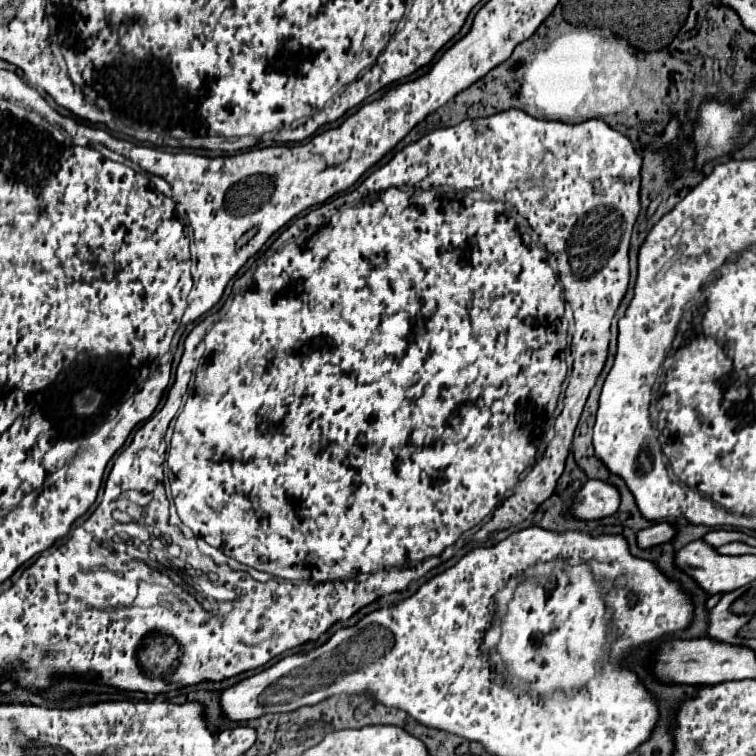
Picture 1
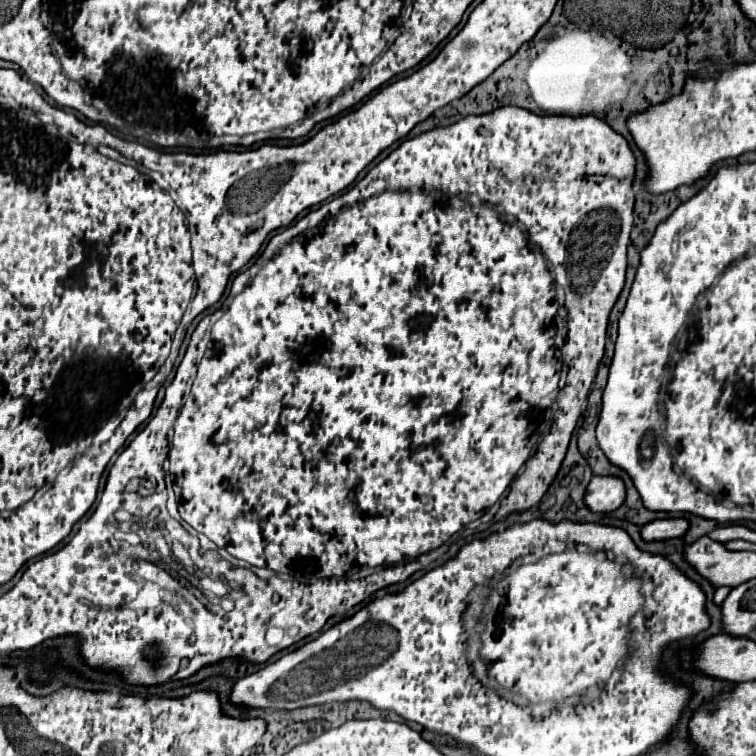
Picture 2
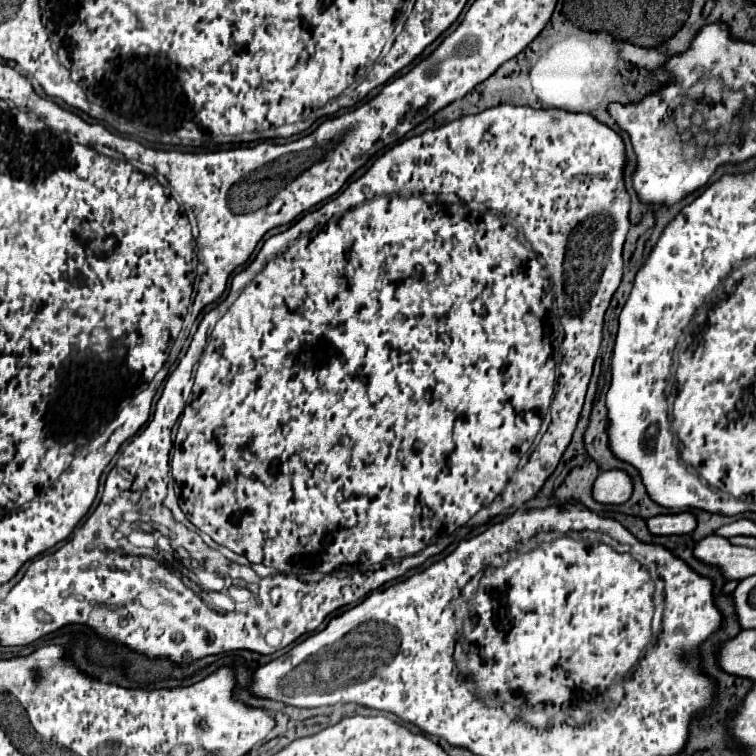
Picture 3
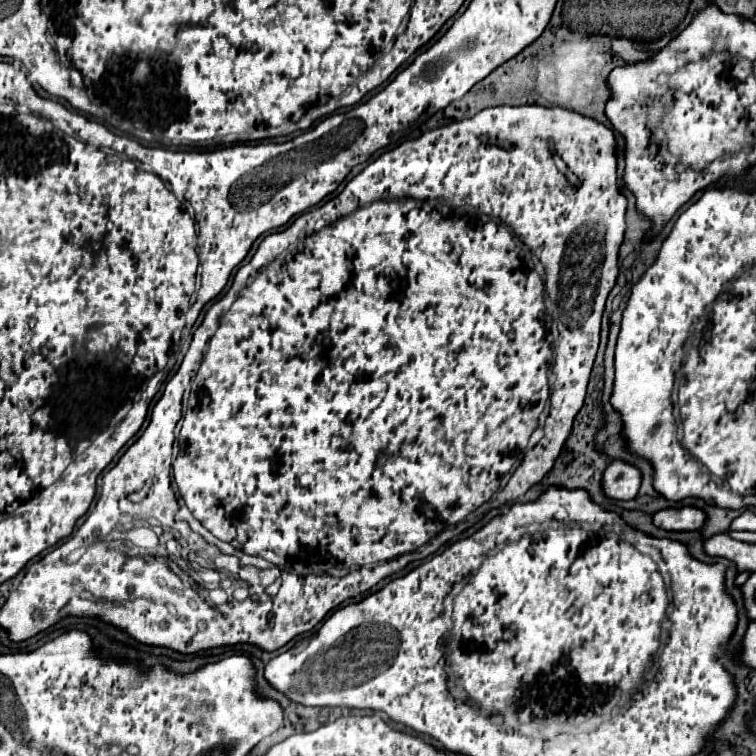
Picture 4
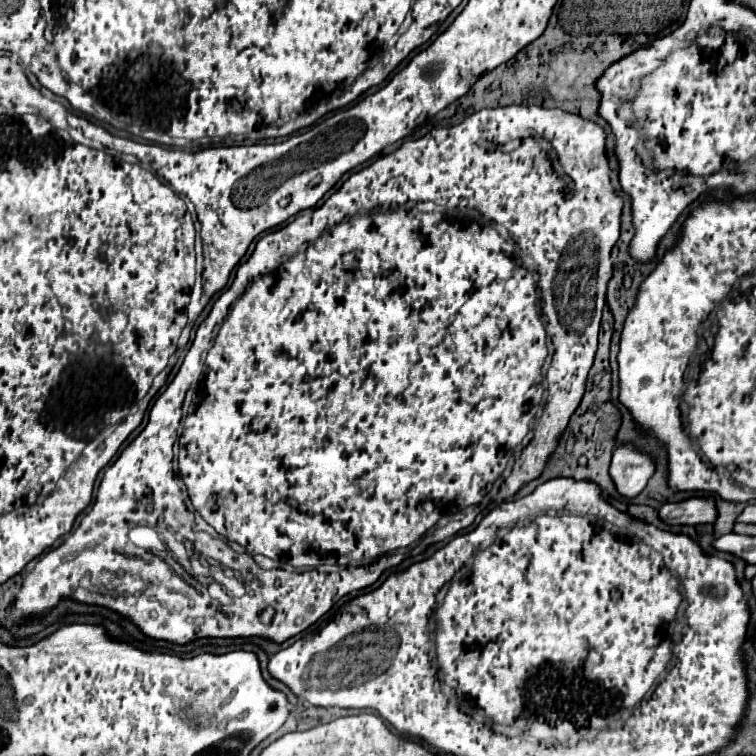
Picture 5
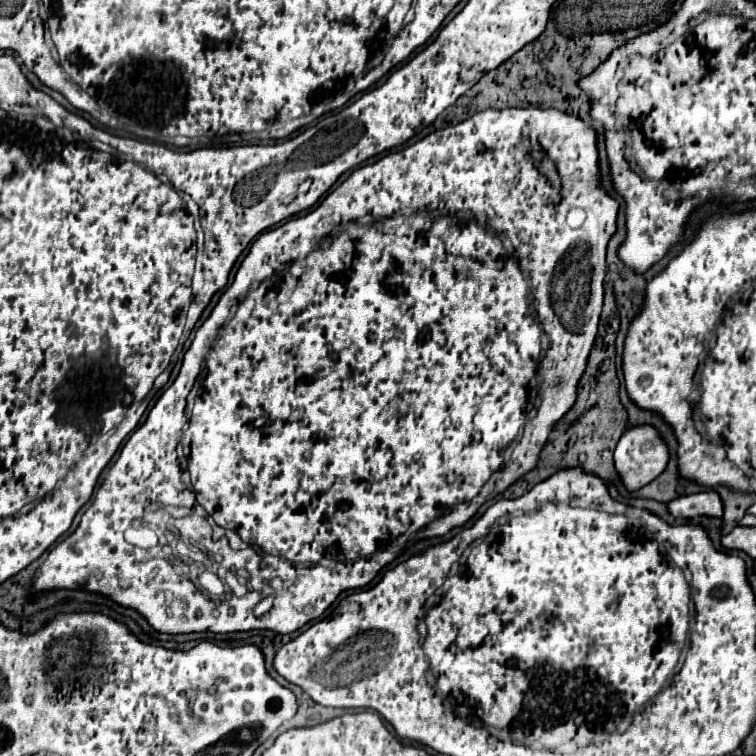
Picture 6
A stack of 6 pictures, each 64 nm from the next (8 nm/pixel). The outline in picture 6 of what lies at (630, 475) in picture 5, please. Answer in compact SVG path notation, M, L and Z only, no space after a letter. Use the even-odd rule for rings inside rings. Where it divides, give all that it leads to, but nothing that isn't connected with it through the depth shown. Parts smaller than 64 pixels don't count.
M636 426L624 432L614 450L614 468L628 492L652 482L668 462L668 448L652 426Z

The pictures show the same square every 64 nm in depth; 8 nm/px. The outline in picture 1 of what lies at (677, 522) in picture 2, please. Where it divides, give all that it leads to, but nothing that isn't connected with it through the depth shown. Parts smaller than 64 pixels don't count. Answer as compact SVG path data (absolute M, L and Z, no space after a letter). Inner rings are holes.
M658 522L658 524L652 524L652 526L644 528L644 530L640 530L636 534L636 542L638 542L638 548L646 550L646 548L652 548L652 546L670 542L674 538L674 534L676 534L674 526L670 526L666 522Z

